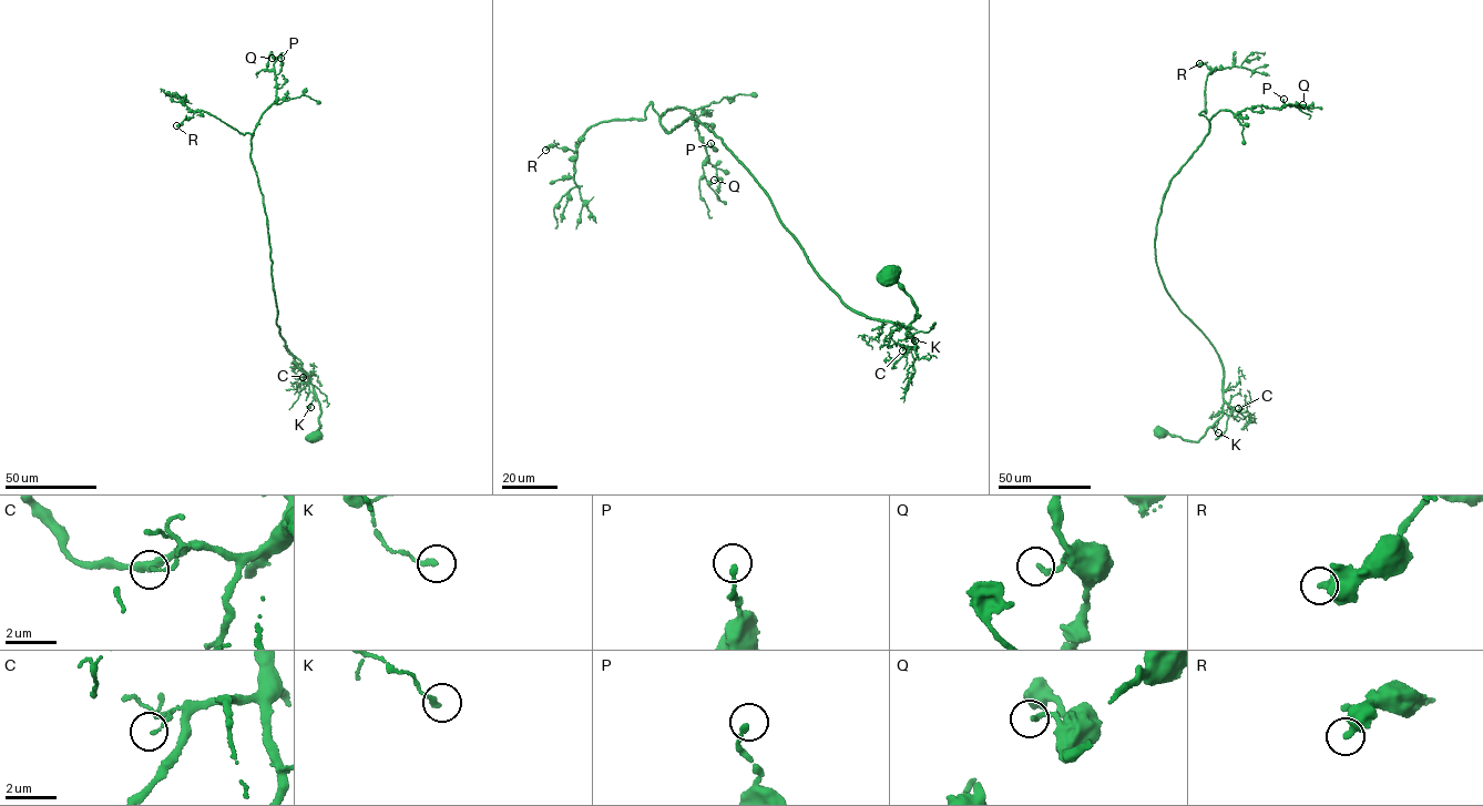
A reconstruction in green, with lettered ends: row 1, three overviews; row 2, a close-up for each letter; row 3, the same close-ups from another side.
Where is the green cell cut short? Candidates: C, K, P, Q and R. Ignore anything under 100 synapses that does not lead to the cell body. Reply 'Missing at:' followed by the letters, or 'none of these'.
Missing at: none of these

